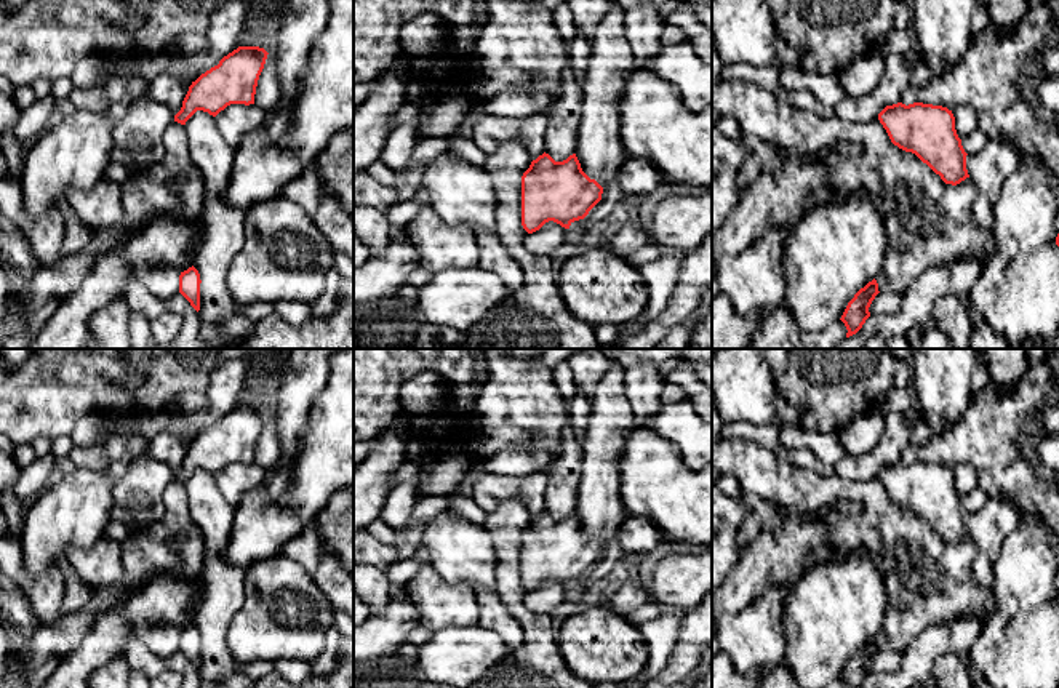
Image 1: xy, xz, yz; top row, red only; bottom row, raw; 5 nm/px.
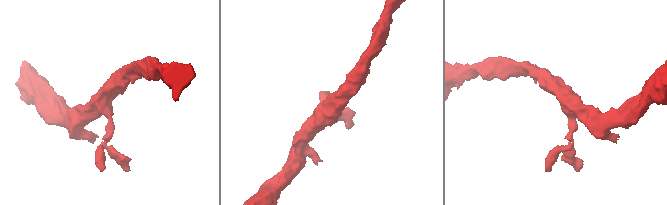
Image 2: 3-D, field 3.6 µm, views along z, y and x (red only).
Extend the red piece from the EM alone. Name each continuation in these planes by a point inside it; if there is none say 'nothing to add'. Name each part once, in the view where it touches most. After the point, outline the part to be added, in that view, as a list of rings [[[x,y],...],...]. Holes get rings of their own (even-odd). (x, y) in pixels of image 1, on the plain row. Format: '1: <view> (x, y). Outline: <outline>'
nothing to add

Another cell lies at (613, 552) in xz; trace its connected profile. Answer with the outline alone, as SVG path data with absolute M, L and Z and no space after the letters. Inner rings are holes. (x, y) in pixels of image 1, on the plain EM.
M617 536L613 538L605 547L603 547L603 552L601 552L601 558L605 560L609 560L613 562L616 566L622 566L622 549L619 546L619 539Z

